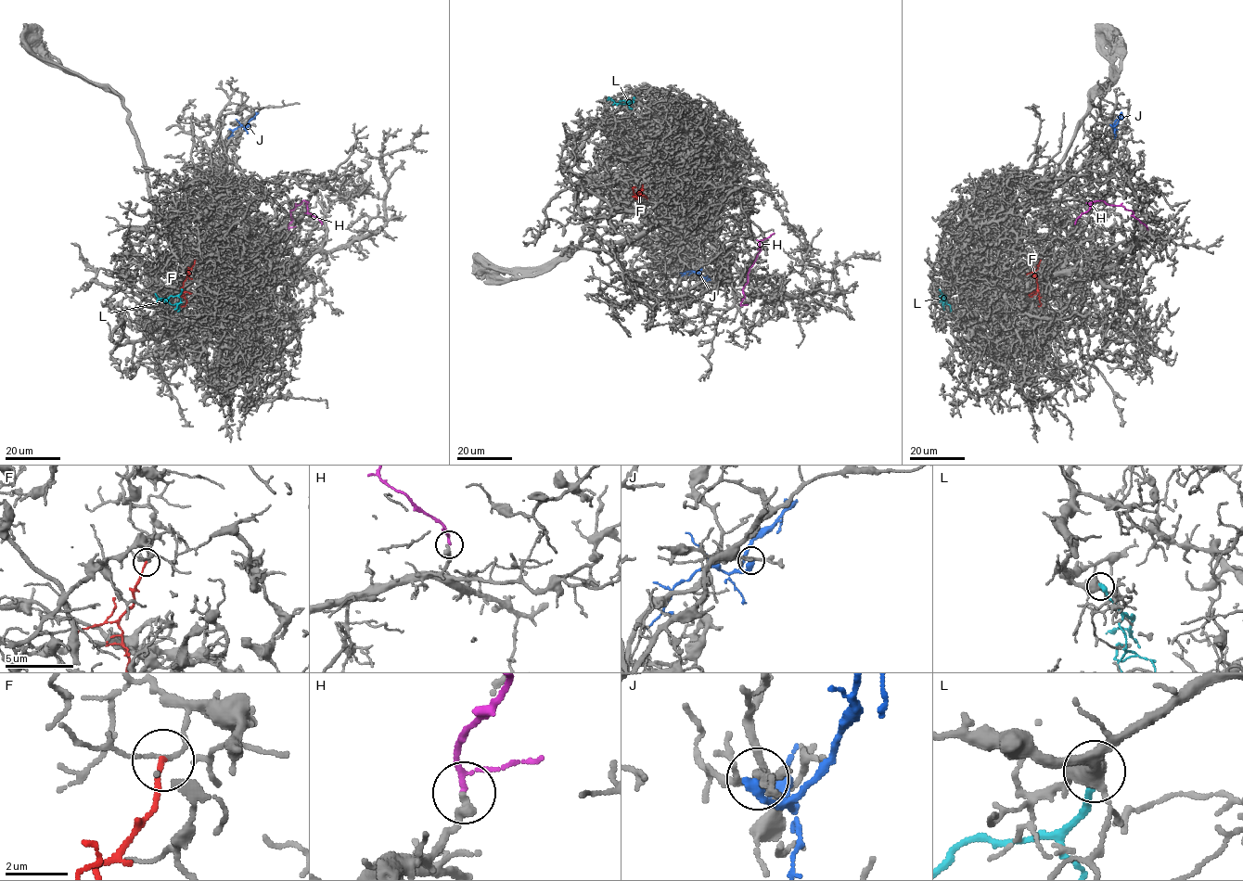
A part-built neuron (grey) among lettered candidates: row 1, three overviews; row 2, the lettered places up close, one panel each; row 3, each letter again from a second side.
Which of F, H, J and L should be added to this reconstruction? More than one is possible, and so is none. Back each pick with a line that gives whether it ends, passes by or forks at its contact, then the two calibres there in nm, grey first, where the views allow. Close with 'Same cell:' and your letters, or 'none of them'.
Same cell: none of them

